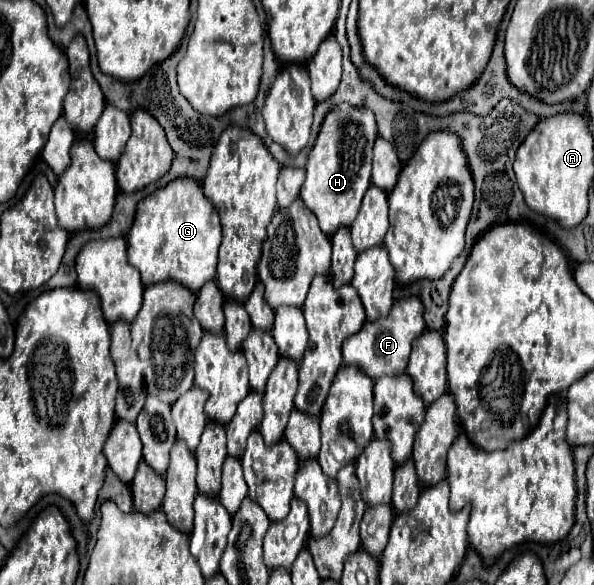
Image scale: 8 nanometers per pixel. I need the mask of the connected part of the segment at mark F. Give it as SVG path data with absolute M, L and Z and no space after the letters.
M417 297L399 299L391 307L391 315L387 319L365 323L359 333L351 335L343 341L343 365L357 365L371 379L379 379L383 375L403 375L409 363L411 343L425 331L423 321L423 305Z

